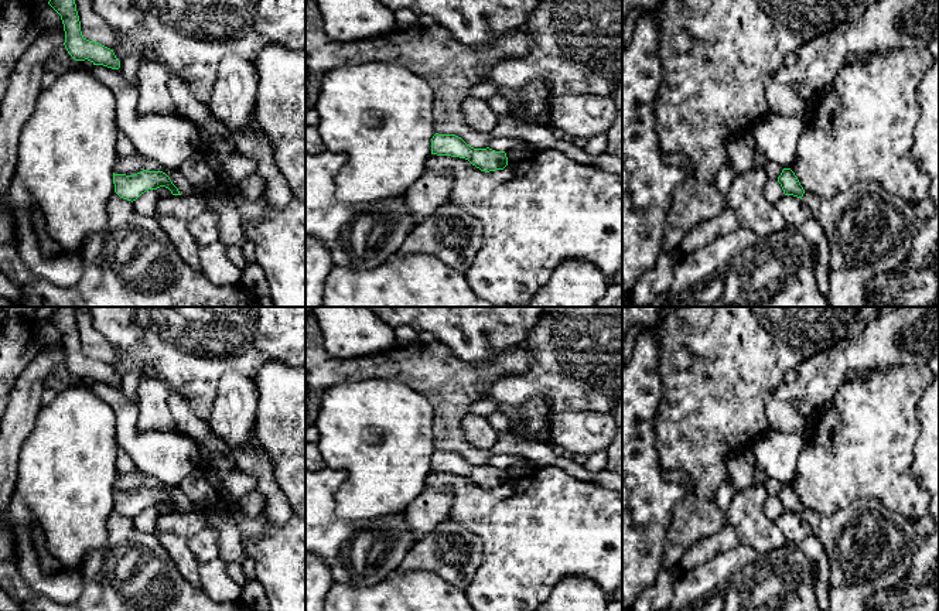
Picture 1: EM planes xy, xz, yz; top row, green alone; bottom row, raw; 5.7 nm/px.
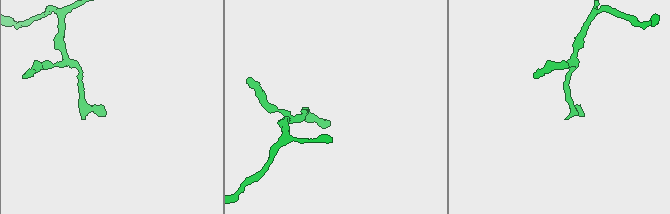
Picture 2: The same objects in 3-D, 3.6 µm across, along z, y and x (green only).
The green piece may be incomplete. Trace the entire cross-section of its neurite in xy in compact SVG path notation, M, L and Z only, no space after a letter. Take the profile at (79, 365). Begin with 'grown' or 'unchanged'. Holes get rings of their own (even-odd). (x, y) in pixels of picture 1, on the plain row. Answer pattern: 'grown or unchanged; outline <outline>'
unchanged; outline M55 307L48 321L61 332L65 348L64 362L75 378L88 376L93 382L103 382L112 386L120 385L120 378L113 366L89 358L82 352L74 307Z

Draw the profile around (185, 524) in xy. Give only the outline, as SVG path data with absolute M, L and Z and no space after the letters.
M201 511L168 512L158 515L156 532L167 530L189 539L206 528L206 518Z

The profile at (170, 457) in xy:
M93 382L91 392L113 409L119 448L130 455L139 471L158 478L165 485L178 487L189 472L201 465L199 446L187 434L141 431L137 427L137 395L127 397L120 385L112 386L103 382Z

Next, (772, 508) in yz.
M768 496L765 504L764 504L764 513L765 516L775 522L782 513L783 513L783 506L778 496Z

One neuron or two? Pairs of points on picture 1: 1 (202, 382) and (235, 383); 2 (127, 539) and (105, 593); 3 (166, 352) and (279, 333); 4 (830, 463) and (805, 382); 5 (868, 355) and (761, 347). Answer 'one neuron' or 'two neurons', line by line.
1: two neurons
2: one neuron
3: one neuron
4: two neurons
5: two neurons

